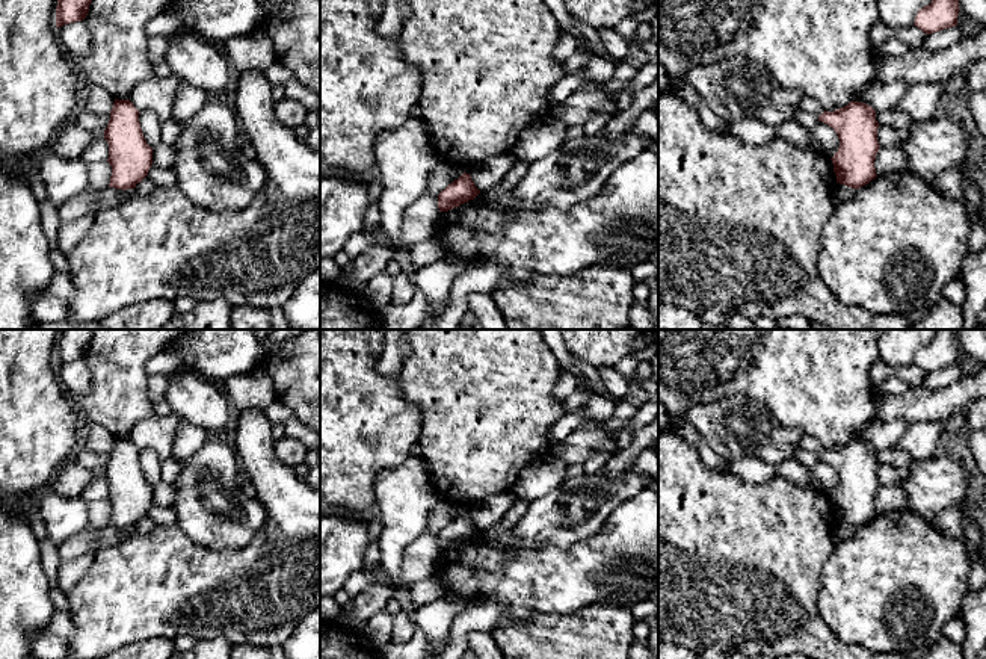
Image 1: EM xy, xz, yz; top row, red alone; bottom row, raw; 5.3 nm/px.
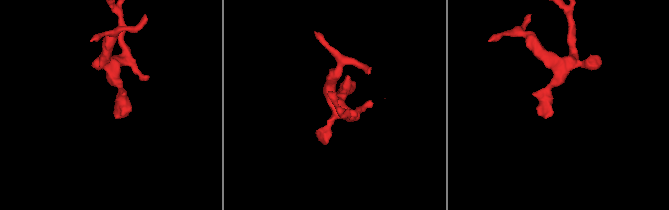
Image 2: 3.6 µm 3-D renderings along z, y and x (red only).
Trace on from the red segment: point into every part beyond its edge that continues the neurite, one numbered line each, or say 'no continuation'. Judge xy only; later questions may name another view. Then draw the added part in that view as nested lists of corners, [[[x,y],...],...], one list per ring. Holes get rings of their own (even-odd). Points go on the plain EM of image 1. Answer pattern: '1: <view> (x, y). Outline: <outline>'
no continuation

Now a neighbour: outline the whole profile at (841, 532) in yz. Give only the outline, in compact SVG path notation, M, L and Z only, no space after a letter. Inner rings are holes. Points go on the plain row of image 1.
M837 521L832 529L832 541L835 544L840 544L841 541L847 541L853 537L853 532L855 532L855 528L846 523Z

